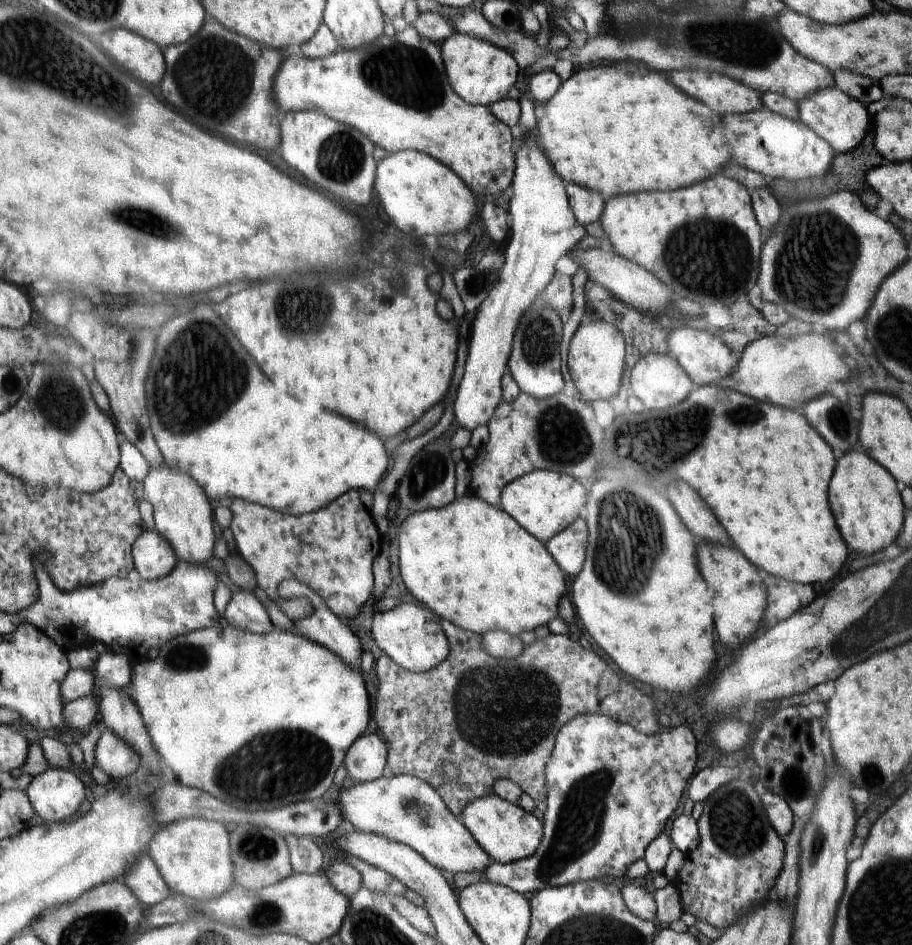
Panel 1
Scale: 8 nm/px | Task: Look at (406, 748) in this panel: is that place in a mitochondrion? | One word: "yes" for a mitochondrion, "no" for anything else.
no

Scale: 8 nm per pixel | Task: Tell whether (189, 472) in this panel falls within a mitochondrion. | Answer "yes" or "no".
no

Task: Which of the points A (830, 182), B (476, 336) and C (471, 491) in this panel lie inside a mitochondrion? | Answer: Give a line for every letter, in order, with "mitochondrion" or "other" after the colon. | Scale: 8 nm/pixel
A: other
B: other
C: other

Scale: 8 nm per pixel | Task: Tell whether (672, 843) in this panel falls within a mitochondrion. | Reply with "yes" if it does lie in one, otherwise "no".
no

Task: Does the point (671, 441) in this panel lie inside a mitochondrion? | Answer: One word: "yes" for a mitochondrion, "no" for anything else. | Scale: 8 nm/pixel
yes

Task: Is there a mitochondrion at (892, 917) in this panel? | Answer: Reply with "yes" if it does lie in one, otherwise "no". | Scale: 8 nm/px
yes

